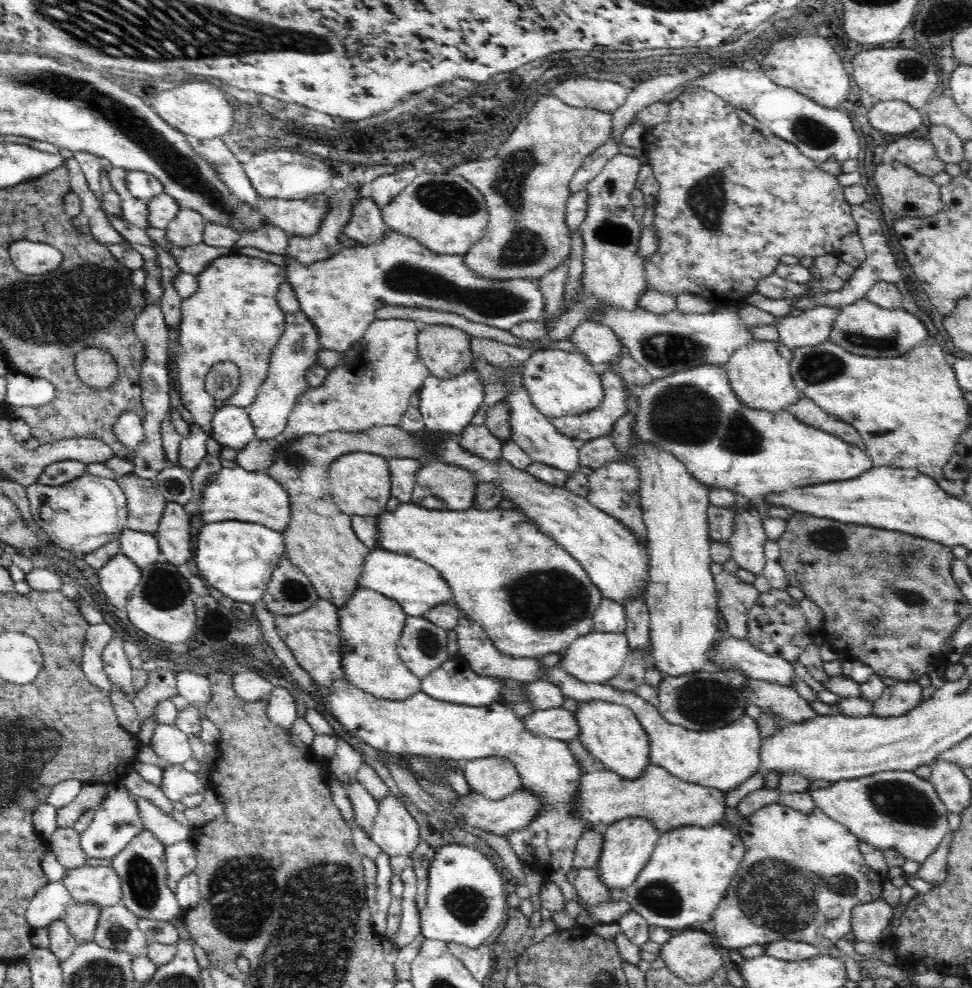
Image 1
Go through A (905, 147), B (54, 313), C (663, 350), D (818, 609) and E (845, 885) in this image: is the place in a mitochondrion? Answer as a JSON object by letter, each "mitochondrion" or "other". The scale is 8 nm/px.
{"A":"other","B":"mitochondrion","C":"mitochondrion","D":"other","E":"mitochondrion"}

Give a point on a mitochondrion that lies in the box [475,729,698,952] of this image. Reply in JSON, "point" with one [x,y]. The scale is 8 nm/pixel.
{"point":[659,896]}

